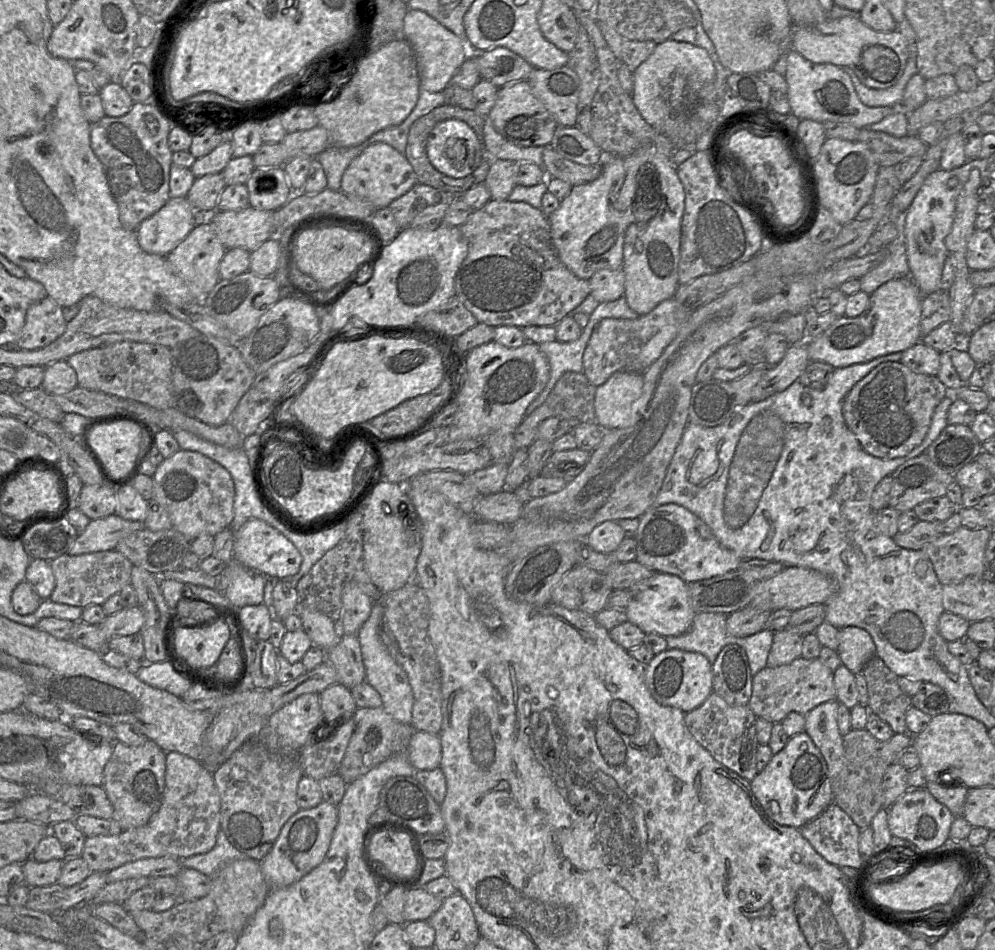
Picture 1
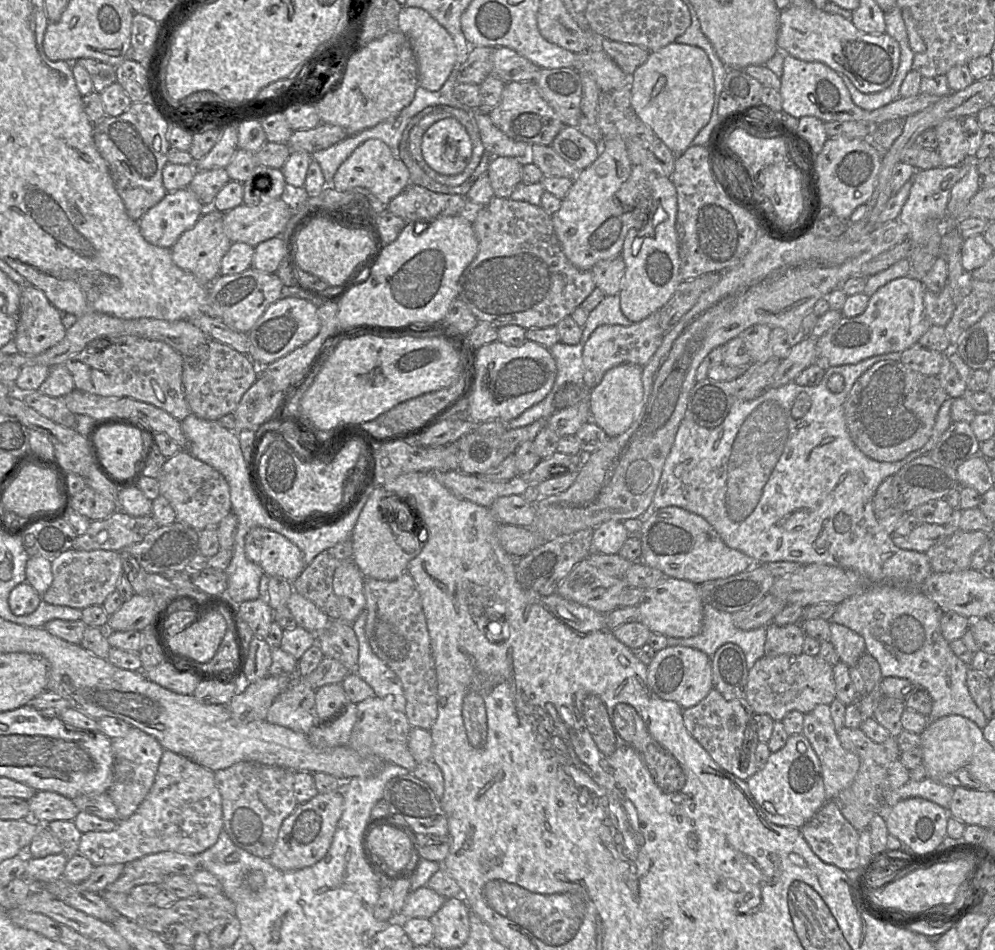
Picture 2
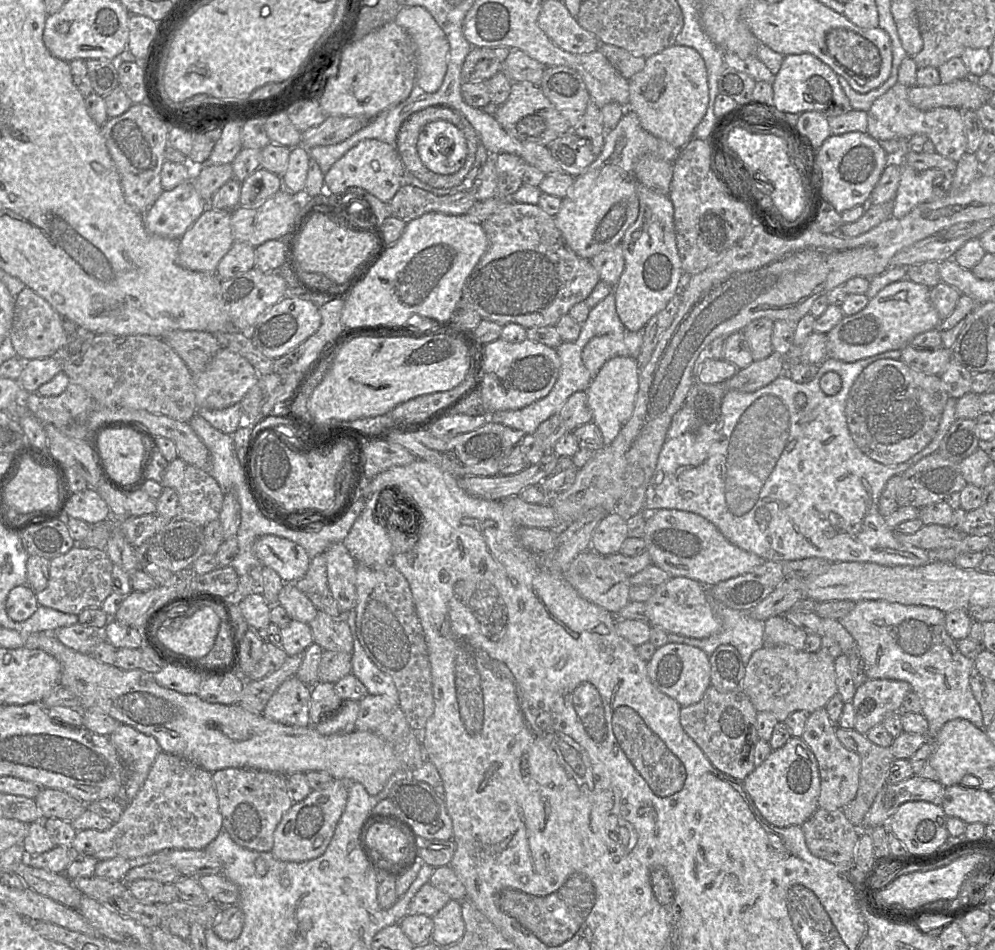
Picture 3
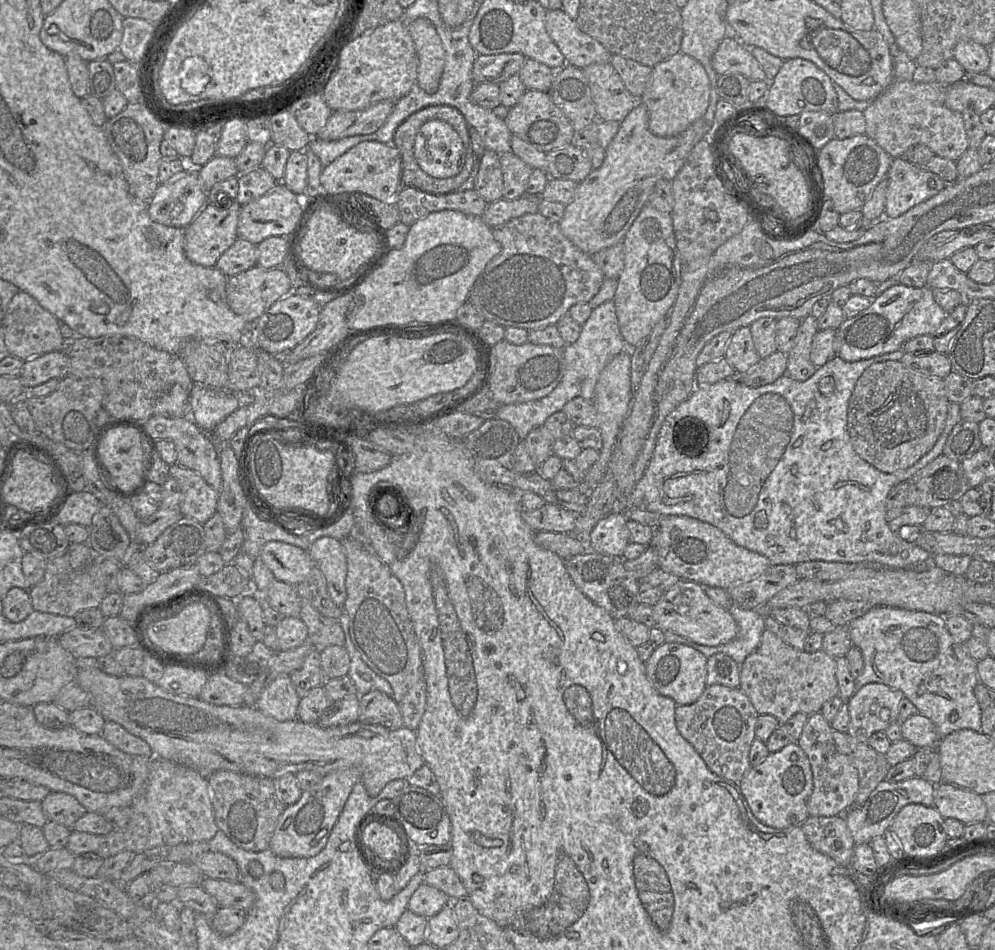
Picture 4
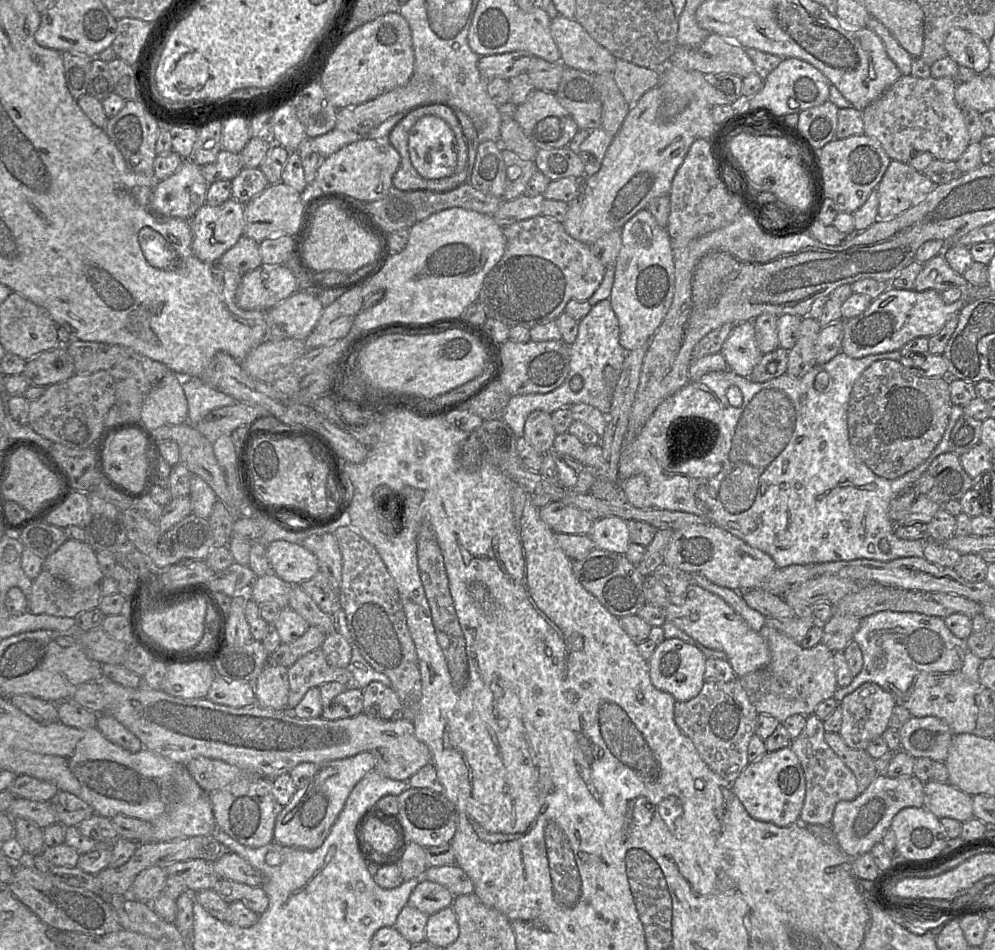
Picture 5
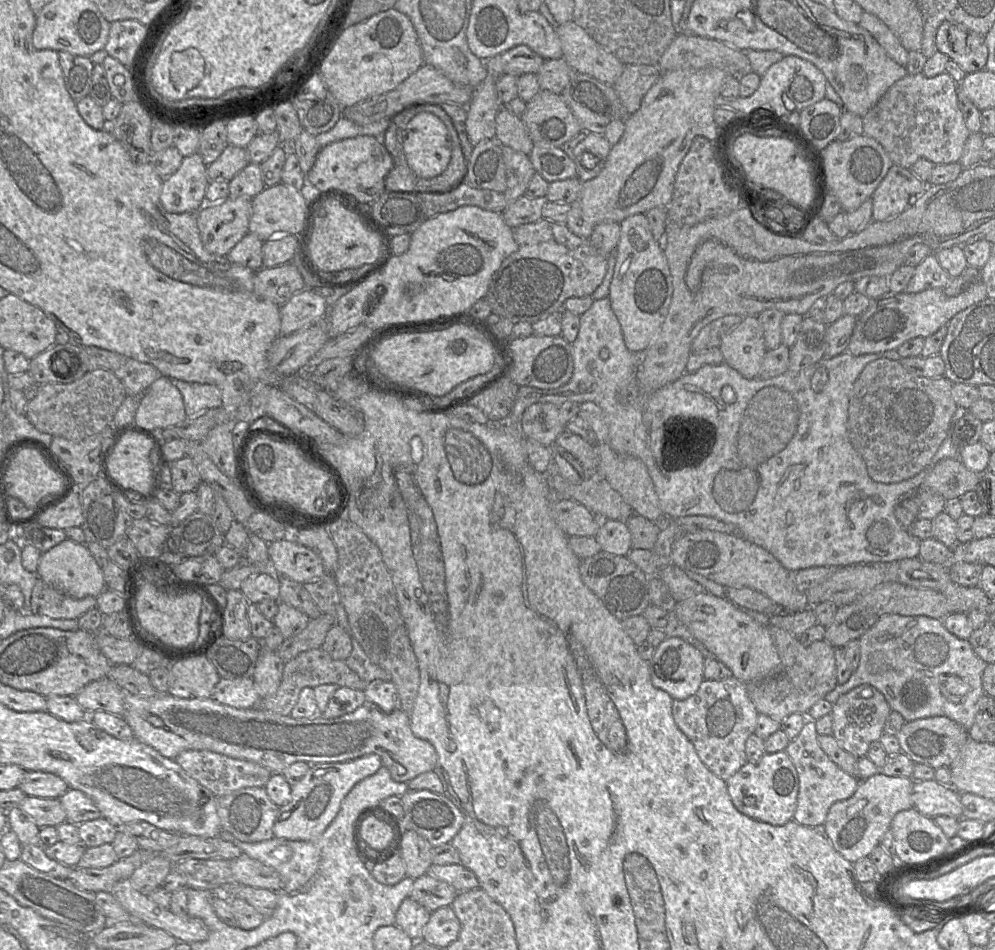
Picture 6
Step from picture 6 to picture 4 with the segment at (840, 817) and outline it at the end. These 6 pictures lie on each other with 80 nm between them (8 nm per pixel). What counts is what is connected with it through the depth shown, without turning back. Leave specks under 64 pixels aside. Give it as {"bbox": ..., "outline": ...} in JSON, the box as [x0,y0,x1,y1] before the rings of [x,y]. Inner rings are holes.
{"bbox":[845,776,934,843],"outline":[[[913,776],[897,782],[882,780],[861,807],[848,809],[845,812],[845,821],[854,843],[870,843],[874,837],[883,835],[899,810],[907,804],[917,803],[933,806],[933,791],[934,784],[920,776]]]}

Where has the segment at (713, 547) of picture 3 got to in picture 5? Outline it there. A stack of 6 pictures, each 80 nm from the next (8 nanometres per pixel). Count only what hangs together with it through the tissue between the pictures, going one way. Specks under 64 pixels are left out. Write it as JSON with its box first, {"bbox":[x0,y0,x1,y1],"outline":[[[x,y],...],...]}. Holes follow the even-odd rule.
{"bbox":[664,523,777,591],"outline":[[[712,523],[691,524],[673,531],[664,564],[702,575],[716,585],[735,591],[760,588],[762,581],[777,568],[770,555]]]}

